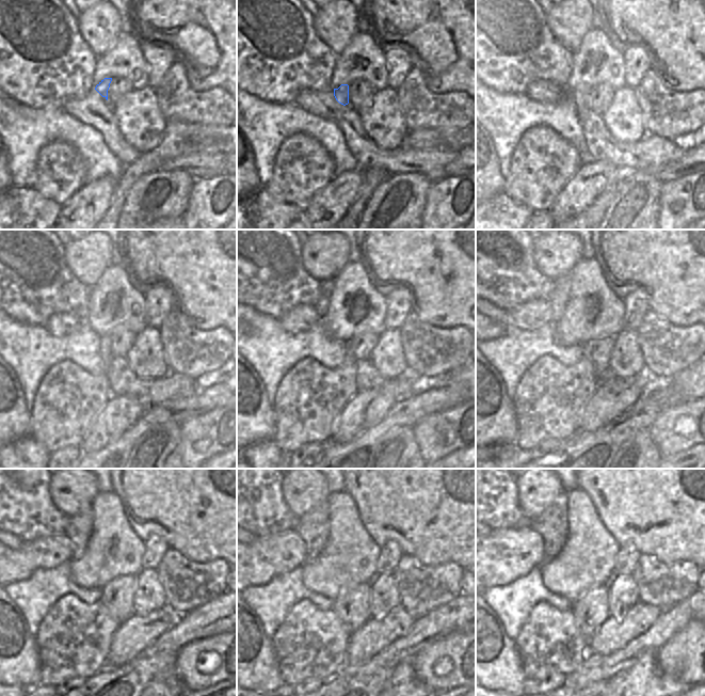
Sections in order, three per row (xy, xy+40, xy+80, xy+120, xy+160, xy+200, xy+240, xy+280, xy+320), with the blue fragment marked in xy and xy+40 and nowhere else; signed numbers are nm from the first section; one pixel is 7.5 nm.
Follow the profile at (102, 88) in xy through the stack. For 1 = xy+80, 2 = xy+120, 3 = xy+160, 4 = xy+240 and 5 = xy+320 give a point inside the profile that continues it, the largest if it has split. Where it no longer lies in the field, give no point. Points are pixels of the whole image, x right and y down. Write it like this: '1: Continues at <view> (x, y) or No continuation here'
1: Continues at xy+80 (580, 97)
2: Continues at xy+120 (107, 356)
3: Continues at xy+160 (309, 398)
4: Continues at xy+240 (74, 638)
5: Continues at xy+320 (549, 641).

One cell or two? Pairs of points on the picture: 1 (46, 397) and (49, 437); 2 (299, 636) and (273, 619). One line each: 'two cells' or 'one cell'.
1: one cell
2: two cells

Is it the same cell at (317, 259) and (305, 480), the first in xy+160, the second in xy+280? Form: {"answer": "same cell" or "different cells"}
{"answer": "same cell"}

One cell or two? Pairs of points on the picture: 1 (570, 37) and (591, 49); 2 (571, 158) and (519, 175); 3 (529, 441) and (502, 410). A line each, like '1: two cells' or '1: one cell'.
1: two cells
2: one cell
3: two cells

